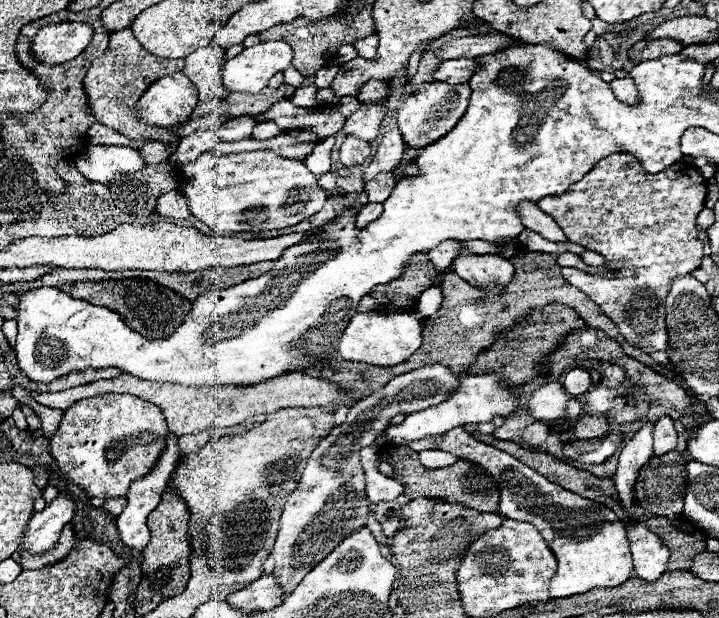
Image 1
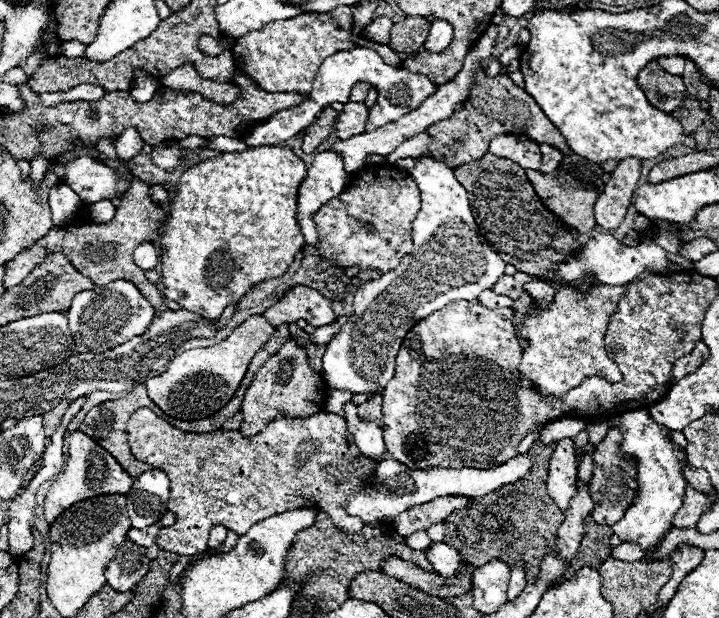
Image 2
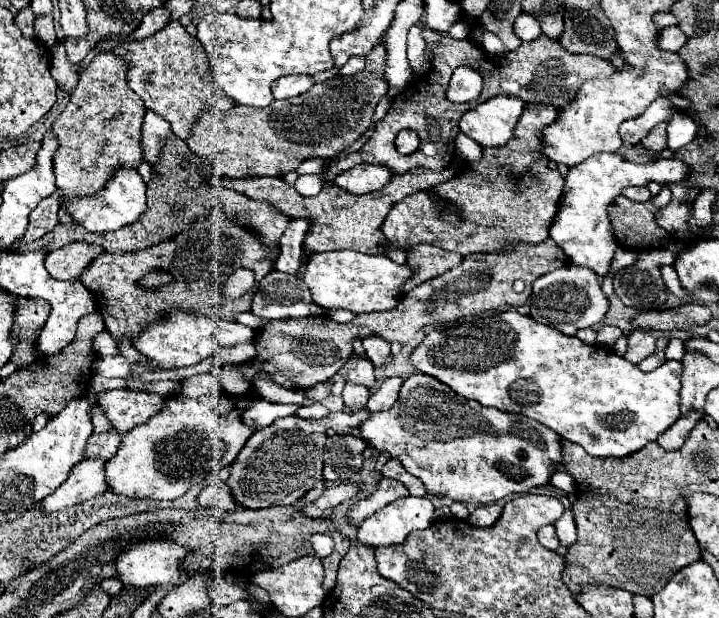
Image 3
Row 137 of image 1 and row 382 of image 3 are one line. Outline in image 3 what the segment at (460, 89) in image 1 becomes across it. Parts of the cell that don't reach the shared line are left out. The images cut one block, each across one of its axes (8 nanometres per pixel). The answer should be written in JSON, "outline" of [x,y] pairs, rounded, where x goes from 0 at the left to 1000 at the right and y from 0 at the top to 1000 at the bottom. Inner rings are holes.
{"outline":[[[573,605],[562,615],[559,621],[559,631],[556,631],[556,641],[551,647],[551,657],[545,657],[545,663],[537,663],[537,667],[523,667],[517,670],[512,680],[506,680],[501,689],[498,689],[503,709],[529,735],[529,731],[537,731],[542,735],[545,741],[556,744],[562,751],[562,757],[576,767],[579,773],[587,777],[587,783],[592,786],[595,799],[598,803],[620,803],[620,806],[629,806],[629,809],[637,809],[637,812],[656,812],[662,819],[668,816],[682,816],[682,812],[690,812],[707,799],[732,799],[737,796],[740,790],[745,786],[754,786],[754,783],[762,783],[765,780],[765,770],[776,761],[776,754],[782,754],[782,728],[779,728],[779,706],[771,699],[771,696],[762,696],[759,689],[754,689],[751,683],[745,680],[734,680],[729,676],[729,670],[707,670],[707,667],[698,667],[693,660],[673,660],[668,657],[662,647],[648,647],[643,644],[640,638],[634,638],[626,625],[620,625],[618,618],[612,618],[609,612],[601,612],[595,605]]]}

